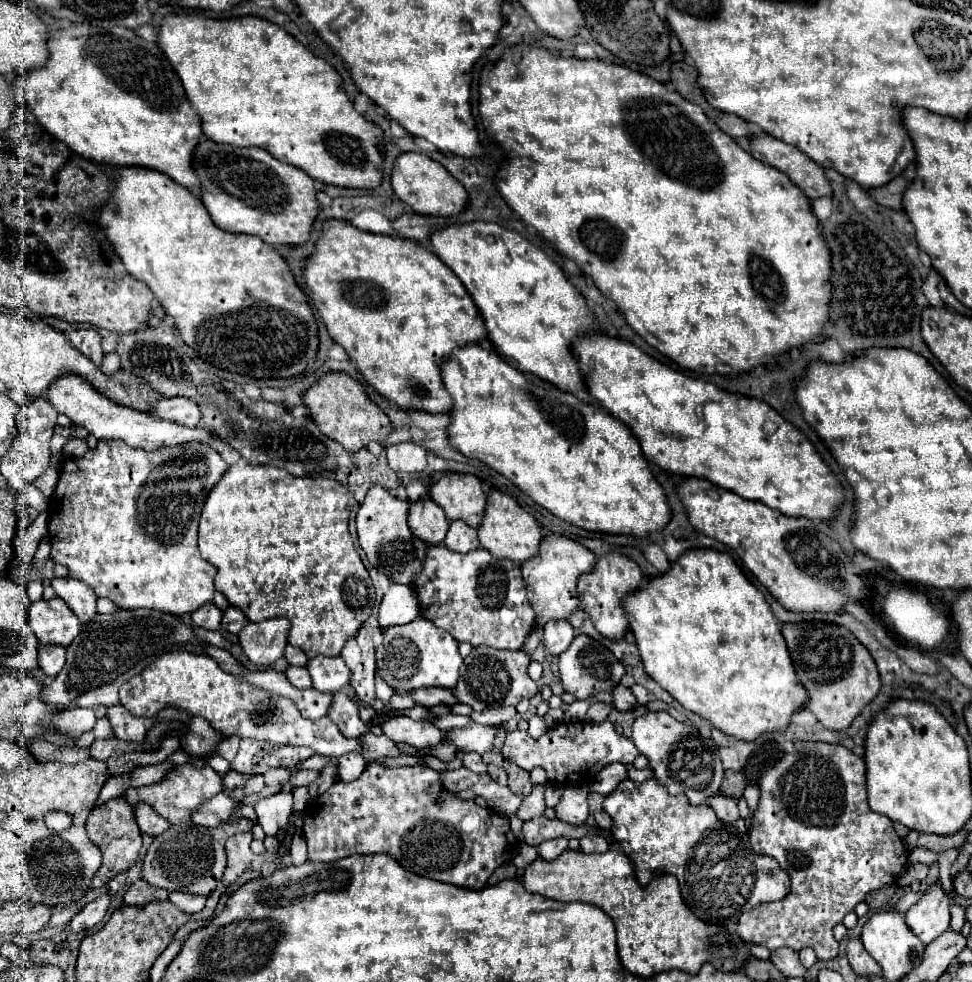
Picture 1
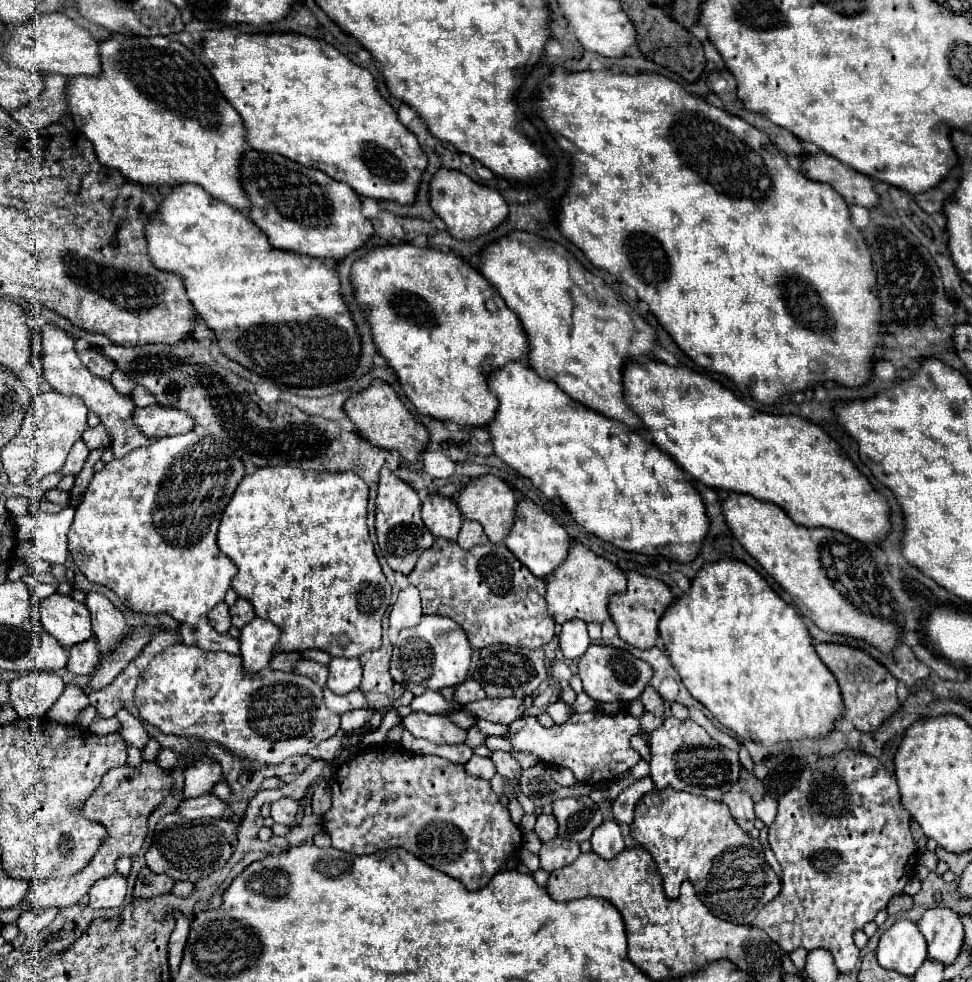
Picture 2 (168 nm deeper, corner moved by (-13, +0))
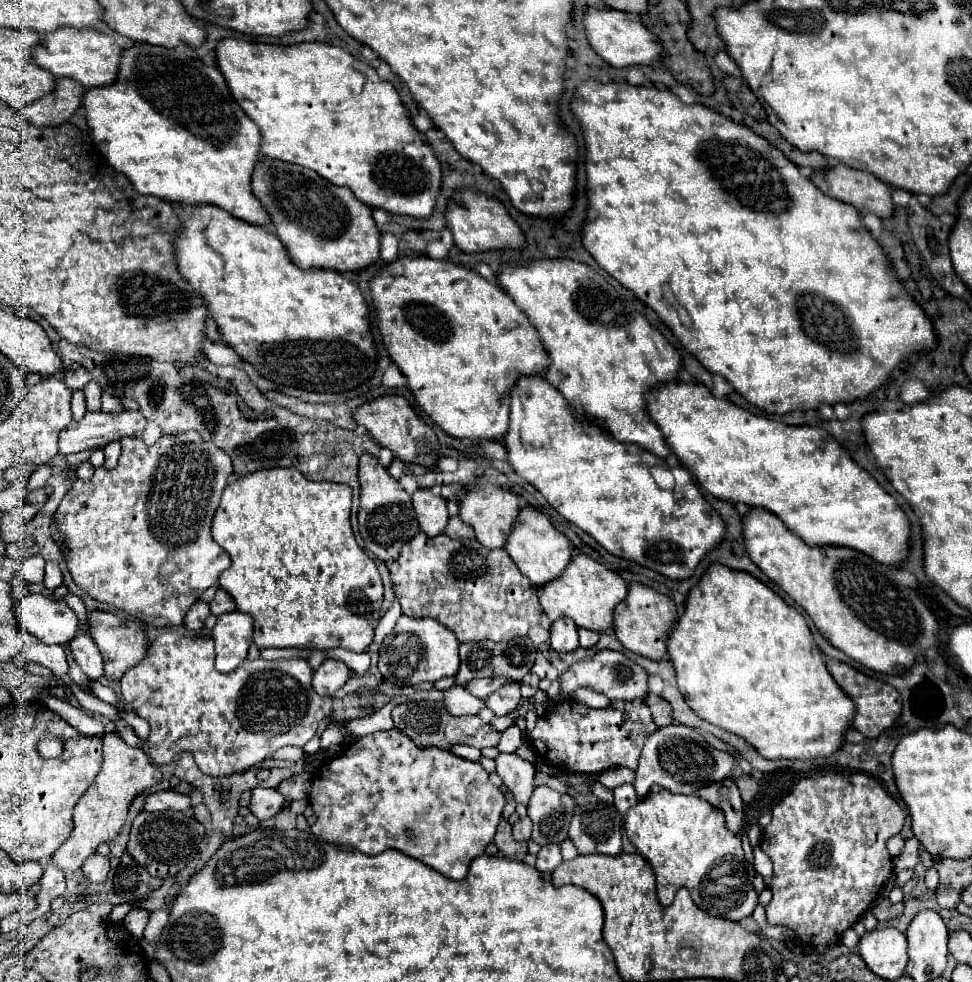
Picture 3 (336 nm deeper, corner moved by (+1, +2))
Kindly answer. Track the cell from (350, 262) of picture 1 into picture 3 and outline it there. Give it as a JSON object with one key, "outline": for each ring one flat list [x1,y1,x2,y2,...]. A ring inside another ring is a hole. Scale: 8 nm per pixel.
{"outline":[[399,257,395,263,385,265,379,275,371,281,371,295,377,309,377,321,379,331,383,335,383,343,395,361,395,365,401,369,401,373,409,379,409,389,415,395,417,405,451,437,455,439,471,439,477,441,501,441,505,437,505,431,509,429,509,391,511,387,523,377,523,375,543,375,547,371,549,355,545,351,545,345,541,343,541,337,537,335,537,327,527,319,527,315,515,305,515,301,499,287,483,279,477,271,451,263,451,261,437,261,431,257]]}

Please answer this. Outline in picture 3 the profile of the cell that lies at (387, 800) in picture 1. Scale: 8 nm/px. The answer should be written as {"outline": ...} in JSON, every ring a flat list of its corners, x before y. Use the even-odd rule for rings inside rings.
{"outline":[[397,729,377,731,347,745,339,757,319,769,311,785,309,801,317,815,311,831,327,843,353,847,365,855,397,849,451,879,463,879,469,863,485,853,485,847,493,841,505,805,501,789,489,781,489,773,479,763,437,747,419,749]]}

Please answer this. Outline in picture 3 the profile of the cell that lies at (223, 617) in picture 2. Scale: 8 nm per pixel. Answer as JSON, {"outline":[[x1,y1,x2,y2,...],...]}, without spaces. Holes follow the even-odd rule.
{"outline":[[197,601,185,615,185,621,183,621,185,629,191,631,191,633,199,633,203,629,207,615,209,615,209,605,203,603,203,601]]}

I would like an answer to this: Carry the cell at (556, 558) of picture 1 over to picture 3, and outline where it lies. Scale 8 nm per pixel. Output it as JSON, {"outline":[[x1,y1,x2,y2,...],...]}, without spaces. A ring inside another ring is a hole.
{"outline":[[577,555,571,559,561,577,539,589,539,603,551,621,569,617,577,627,585,627,597,633,613,629,613,609,629,593,629,585,621,575,597,563,589,555]]}

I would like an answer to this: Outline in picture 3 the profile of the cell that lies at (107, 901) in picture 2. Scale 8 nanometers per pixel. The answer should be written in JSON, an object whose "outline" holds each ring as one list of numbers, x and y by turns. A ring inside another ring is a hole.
{"outline":[[95,851,93,855,89,855,87,863,81,869,87,881,105,881,109,873,109,857]]}

